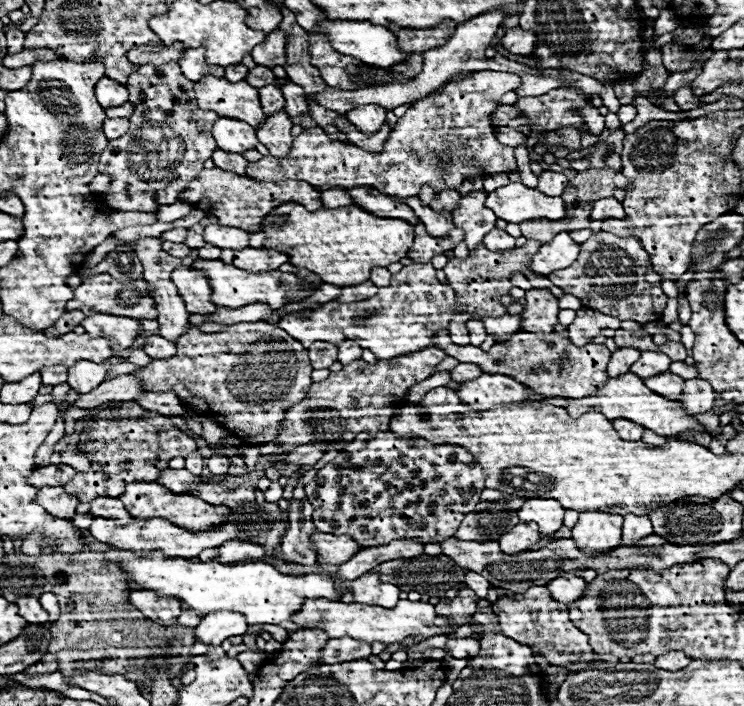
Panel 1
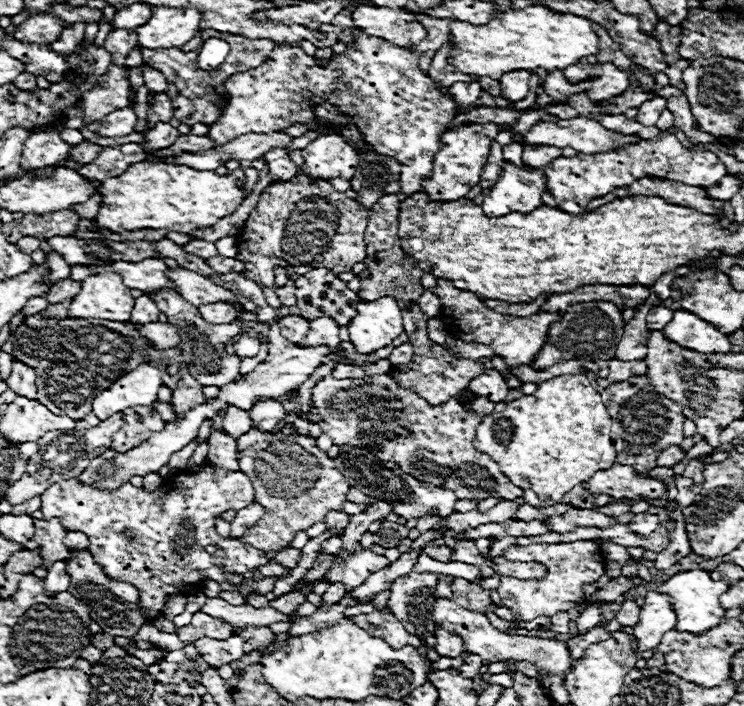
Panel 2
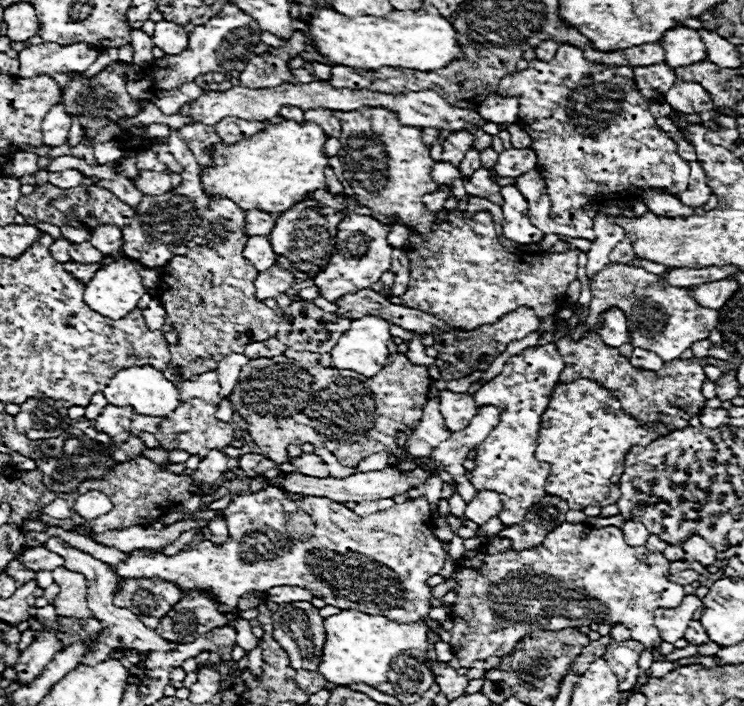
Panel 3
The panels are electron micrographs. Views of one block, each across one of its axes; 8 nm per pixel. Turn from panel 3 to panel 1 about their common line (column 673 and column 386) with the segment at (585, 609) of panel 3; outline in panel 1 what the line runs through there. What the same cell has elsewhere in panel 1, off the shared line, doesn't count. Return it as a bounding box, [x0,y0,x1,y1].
[350,572,400,606]

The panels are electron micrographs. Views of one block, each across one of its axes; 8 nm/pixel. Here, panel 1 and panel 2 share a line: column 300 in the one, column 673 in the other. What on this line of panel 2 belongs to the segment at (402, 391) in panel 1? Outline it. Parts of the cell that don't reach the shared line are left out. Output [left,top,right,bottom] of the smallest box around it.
[602,376,686,474]

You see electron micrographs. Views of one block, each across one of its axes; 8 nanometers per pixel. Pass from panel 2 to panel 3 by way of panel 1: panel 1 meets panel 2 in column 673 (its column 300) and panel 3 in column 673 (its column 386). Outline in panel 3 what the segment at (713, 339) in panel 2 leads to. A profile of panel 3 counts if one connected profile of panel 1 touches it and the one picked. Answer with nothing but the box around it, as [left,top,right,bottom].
[588,264,718,362]

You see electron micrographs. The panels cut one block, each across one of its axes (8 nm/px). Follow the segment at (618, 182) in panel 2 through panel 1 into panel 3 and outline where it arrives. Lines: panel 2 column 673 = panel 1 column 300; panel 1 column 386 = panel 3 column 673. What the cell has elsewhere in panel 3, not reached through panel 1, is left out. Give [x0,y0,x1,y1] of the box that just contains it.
[496,44,690,216]

